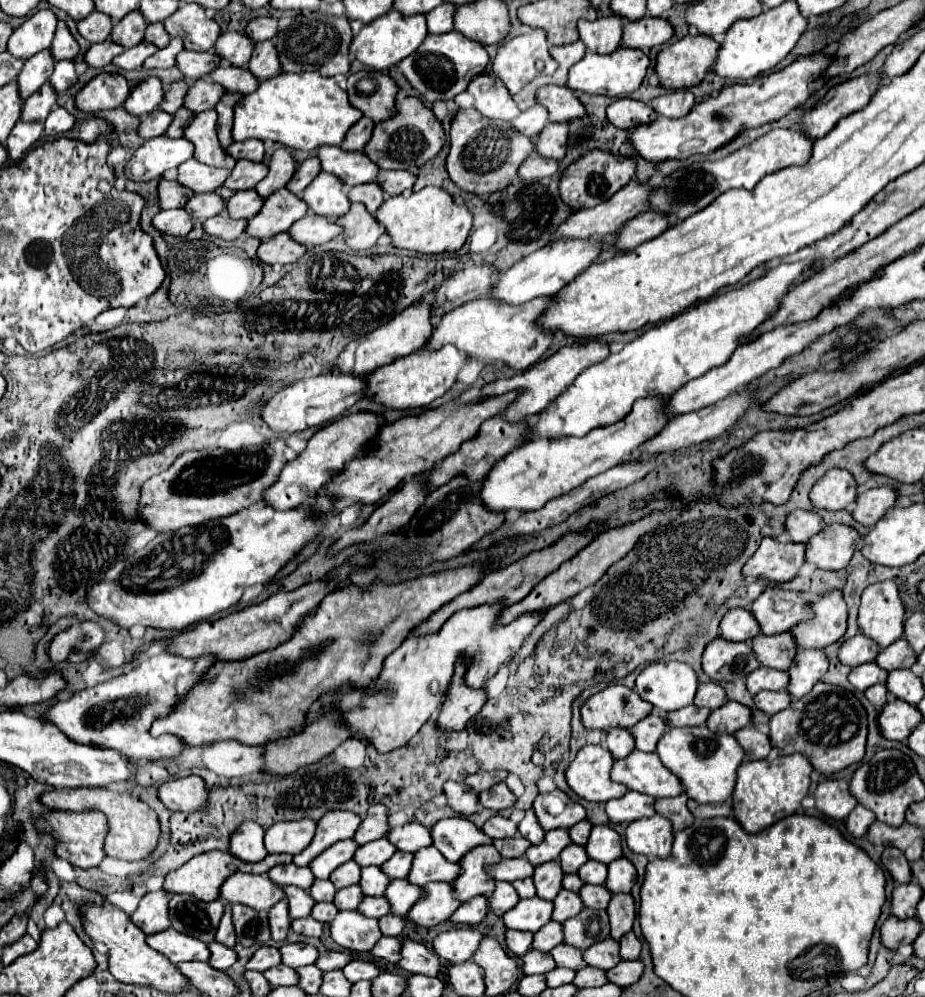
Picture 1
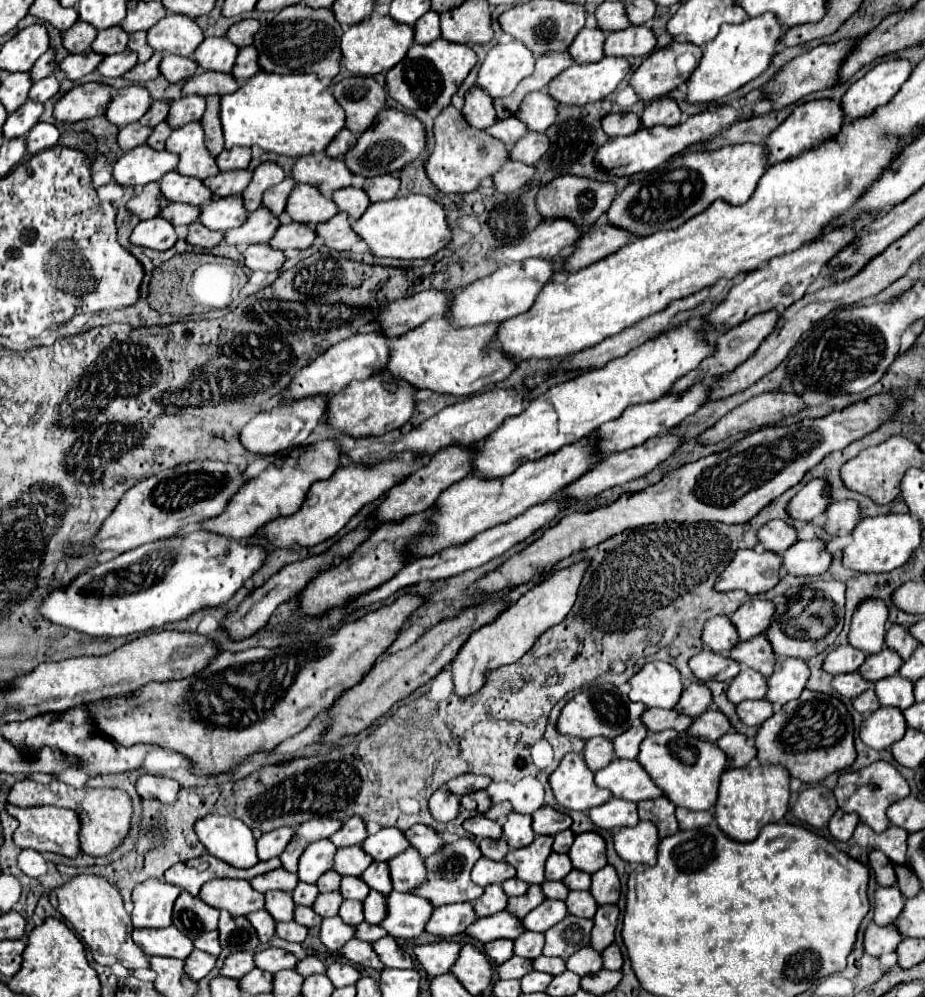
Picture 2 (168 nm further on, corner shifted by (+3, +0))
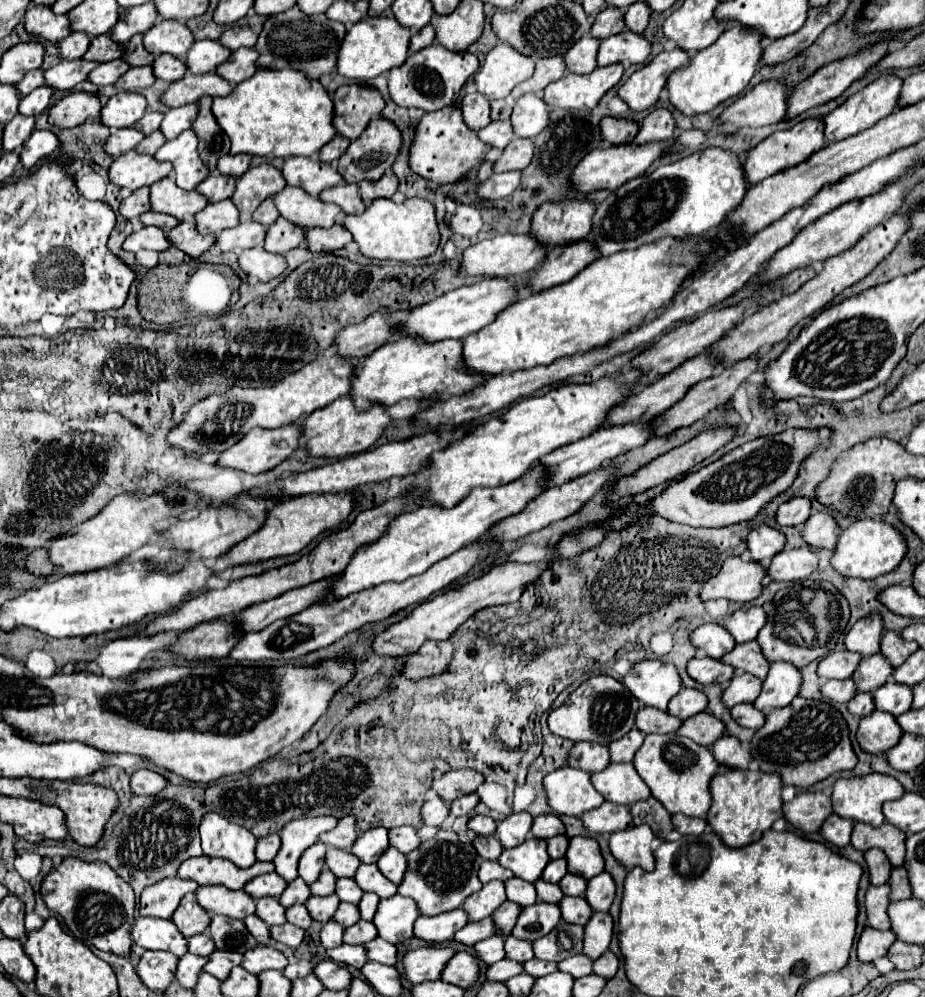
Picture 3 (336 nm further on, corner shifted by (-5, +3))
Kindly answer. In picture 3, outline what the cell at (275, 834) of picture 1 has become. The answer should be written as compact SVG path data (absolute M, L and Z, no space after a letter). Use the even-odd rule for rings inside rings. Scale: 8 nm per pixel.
M269 834L265 838L261 838L257 842L257 860L263 860L263 862L271 862L273 856L277 856L281 848L281 838L279 834Z

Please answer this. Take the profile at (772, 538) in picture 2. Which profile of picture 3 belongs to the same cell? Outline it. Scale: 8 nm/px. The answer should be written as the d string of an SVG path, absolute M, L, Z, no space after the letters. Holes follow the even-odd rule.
M761 524L749 532L747 538L747 548L751 554L751 560L759 564L769 564L777 552L783 550L787 538L783 532L779 532L773 526Z

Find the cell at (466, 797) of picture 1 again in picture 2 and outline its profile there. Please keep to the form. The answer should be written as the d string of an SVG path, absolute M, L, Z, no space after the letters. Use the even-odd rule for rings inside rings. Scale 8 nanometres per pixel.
M443 787L437 789L429 799L429 813L433 815L435 821L451 821L451 819L455 819L459 809L461 809L459 797L449 795L449 791L445 791Z

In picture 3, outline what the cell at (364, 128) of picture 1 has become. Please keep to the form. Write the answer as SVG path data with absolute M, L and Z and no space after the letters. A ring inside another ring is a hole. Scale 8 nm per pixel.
M335 136L331 142L327 142L323 148L321 148L321 152L319 152L319 160L323 160L323 162L335 162L335 160L339 160L341 158L341 154L349 148L349 144L351 144L351 140L349 138L341 138L341 136Z

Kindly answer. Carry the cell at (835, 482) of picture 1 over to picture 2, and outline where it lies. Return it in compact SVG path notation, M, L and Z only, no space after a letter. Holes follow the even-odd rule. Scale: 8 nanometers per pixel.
M811 479L787 505L787 513L799 521L811 521L823 515L823 509L829 505L827 487L821 479Z

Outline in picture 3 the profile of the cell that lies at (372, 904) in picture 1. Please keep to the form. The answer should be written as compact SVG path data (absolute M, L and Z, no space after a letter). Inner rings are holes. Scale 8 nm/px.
M341 902L339 904L339 910L335 912L335 916L333 916L333 920L337 920L341 926L353 926L355 922L359 922L361 920L361 914L359 914L359 908L355 906L355 904L345 904L345 902Z

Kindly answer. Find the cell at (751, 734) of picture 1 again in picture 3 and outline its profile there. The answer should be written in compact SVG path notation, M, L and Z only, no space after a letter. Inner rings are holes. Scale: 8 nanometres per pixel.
M723 734L713 746L711 746L713 756L717 758L719 764L725 764L729 768L739 768L745 770L751 762L751 752L745 750L739 742L739 738Z

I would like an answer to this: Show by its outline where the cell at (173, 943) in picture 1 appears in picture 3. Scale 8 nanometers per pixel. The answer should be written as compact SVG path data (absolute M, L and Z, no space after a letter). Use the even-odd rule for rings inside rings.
M141 918L131 930L133 942L145 950L167 950L175 956L187 954L187 938L171 920Z

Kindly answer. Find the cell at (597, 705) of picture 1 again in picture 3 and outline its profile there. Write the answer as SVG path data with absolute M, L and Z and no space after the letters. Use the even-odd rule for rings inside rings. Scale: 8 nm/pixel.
M593 676L585 680L577 690L573 690L563 706L549 714L549 730L557 736L569 738L573 742L591 740L599 744L611 744L623 738L635 724L635 714L639 712L639 700L613 676Z

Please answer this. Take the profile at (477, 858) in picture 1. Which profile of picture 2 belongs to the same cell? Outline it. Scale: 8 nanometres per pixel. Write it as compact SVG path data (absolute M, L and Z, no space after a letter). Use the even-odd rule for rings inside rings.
M457 839L453 843L445 843L439 851L435 851L433 855L429 855L425 859L425 869L427 869L427 879L425 883L421 883L417 889L413 889L413 895L421 895L423 899L427 899L435 909L441 905L449 905L449 903L465 903L465 901L473 901L481 897L481 887L477 887L471 881L471 869L477 863L477 859L481 859L481 851L477 851L477 843L471 839Z

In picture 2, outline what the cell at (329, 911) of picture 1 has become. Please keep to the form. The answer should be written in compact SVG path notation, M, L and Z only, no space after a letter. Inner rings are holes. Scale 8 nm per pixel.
M297 907L297 909L295 909L293 921L299 923L299 925L303 925L303 927L315 927L315 925L321 925L321 917L319 917L311 907Z

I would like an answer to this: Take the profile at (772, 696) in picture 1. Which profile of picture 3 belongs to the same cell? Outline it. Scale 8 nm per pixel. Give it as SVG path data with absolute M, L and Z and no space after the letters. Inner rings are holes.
M737 704L731 708L731 716L737 720L737 724L745 726L745 728L761 728L761 724L765 724L765 714L757 712L757 708L753 708L753 704Z

